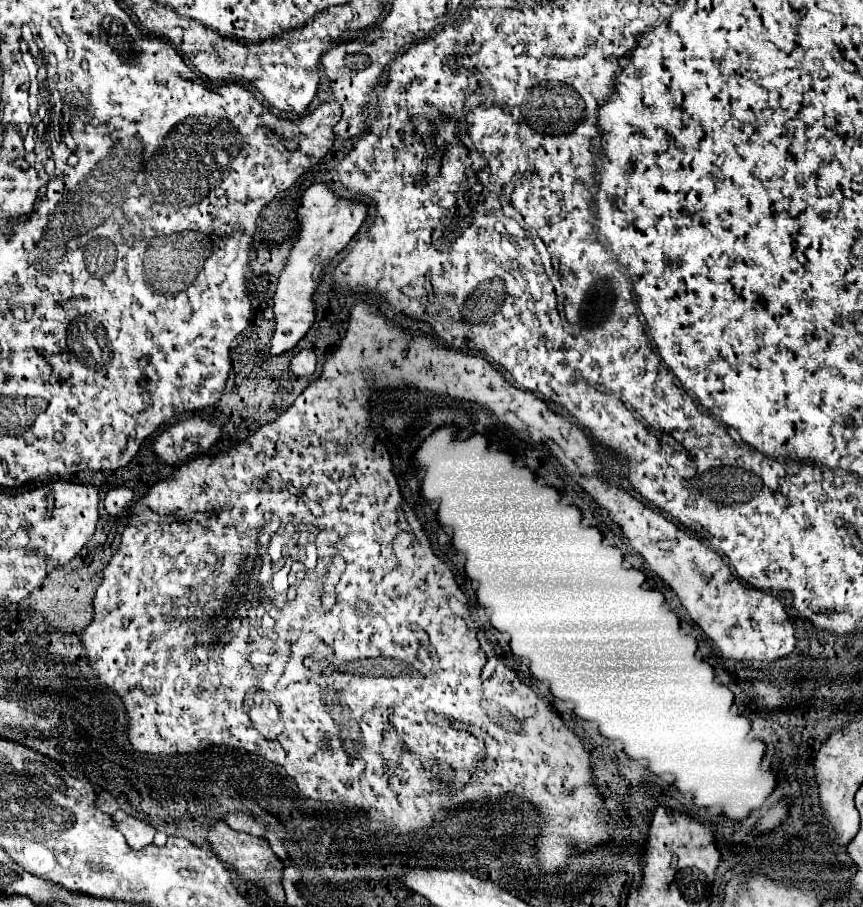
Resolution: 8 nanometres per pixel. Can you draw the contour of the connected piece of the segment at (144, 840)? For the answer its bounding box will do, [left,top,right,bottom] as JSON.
[113,811,157,849]

